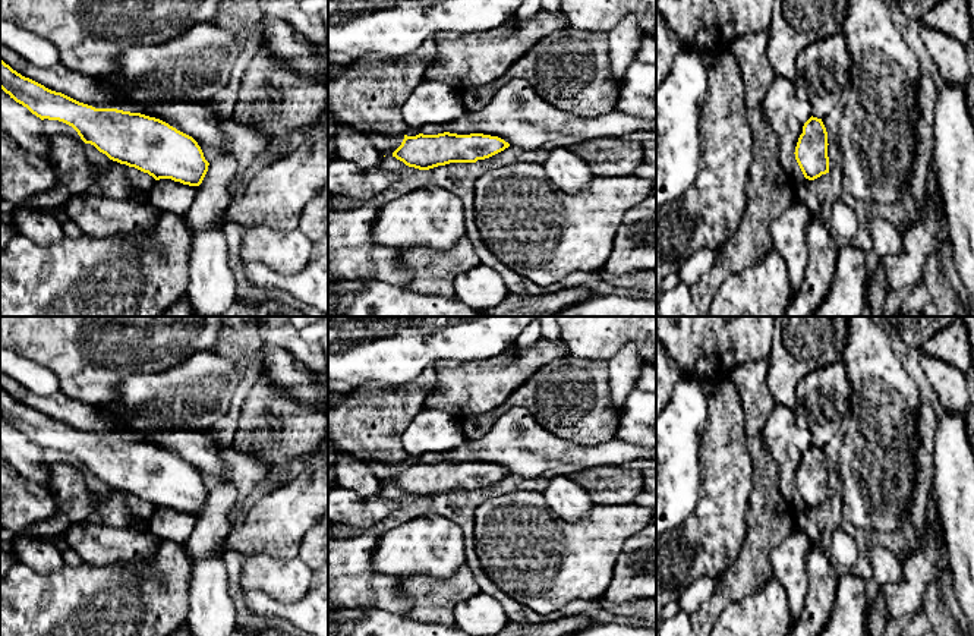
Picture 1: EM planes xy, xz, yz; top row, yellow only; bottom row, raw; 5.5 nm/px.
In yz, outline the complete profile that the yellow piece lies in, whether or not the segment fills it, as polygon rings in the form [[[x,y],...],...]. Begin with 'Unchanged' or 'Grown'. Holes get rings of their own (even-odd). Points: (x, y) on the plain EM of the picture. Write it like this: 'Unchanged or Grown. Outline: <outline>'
Unchanged. Outline: [[[810,445],[798,466],[795,488],[806,507],[814,509],[829,501],[828,460],[822,447]]]

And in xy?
Unchanged. Outline: [[[3,388],[0,416],[41,448],[72,454],[85,472],[155,509],[199,514],[208,500],[209,491],[198,470],[160,447],[79,431],[22,404]]]

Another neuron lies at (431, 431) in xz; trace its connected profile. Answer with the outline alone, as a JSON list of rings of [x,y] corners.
[[[423,409],[401,435],[406,453],[412,457],[451,451],[466,443],[460,419],[442,412]]]

